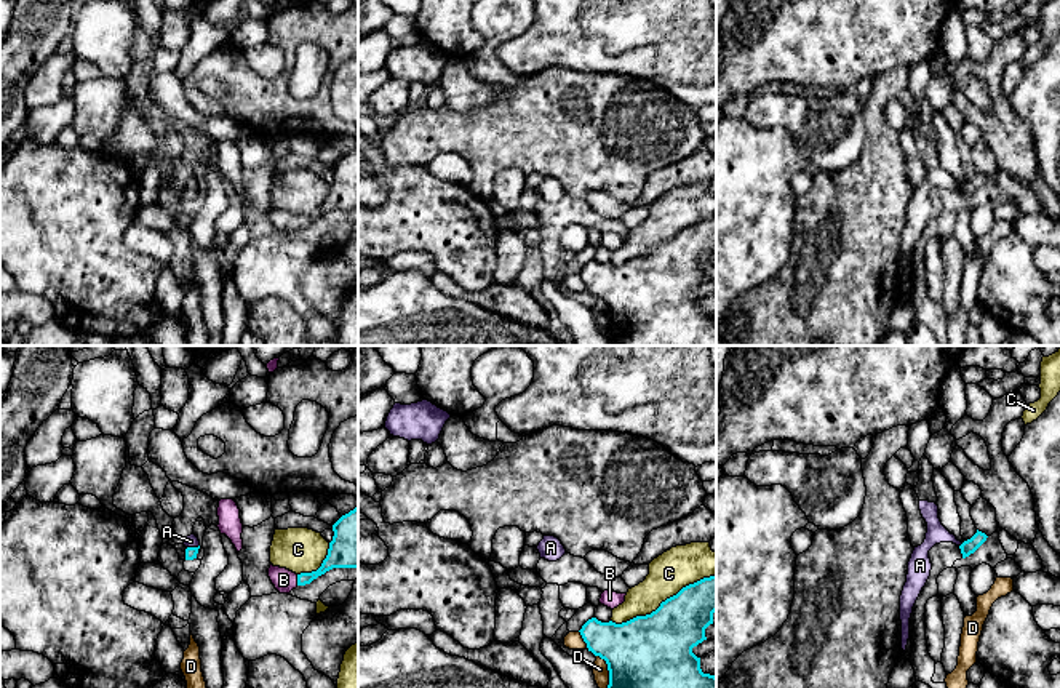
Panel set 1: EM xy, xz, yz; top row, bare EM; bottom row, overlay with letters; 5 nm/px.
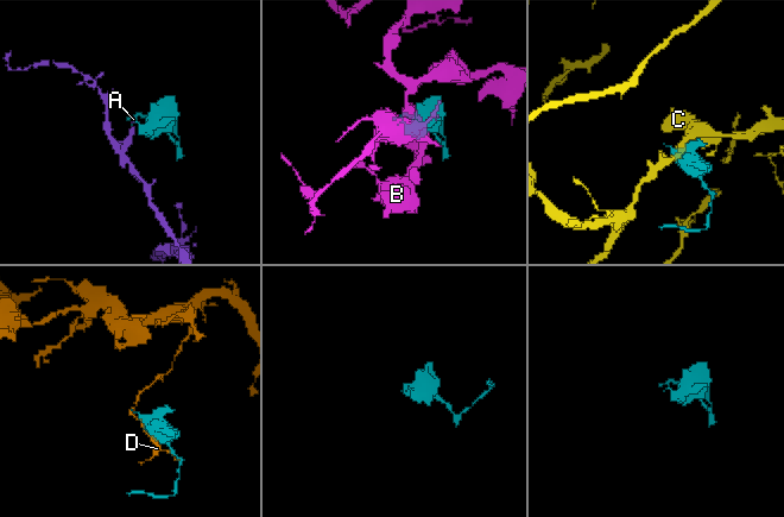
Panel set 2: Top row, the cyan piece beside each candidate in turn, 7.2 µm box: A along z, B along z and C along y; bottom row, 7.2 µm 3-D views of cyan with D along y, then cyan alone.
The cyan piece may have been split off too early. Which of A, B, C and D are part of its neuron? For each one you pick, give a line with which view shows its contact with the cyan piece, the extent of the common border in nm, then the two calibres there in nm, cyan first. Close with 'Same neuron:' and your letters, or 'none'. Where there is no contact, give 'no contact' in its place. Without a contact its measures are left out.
B: xy | 60 nm | 130/120 nm
Same neuron: B

